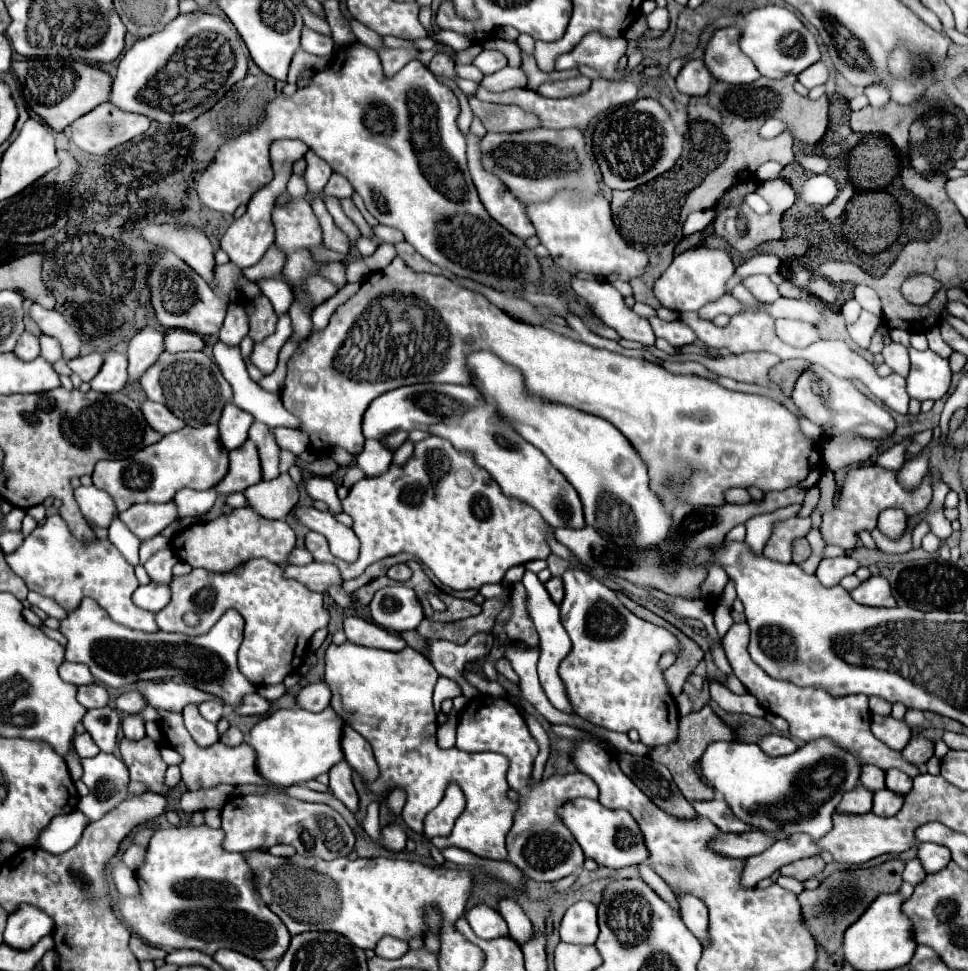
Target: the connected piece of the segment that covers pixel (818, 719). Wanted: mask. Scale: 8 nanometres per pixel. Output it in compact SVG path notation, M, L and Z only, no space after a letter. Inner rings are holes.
M734 623L726 637L722 639L726 657L732 665L732 671L736 677L746 685L748 693L756 695L764 711L784 717L790 723L790 735L802 741L814 741L820 737L832 737L840 747L852 751L858 757L864 757L864 763L872 763L884 771L898 767L904 773L916 777L920 775L920 769L912 763L908 763L900 751L892 751L886 743L880 743L870 731L870 711L868 711L868 697L866 695L846 695L846 697L834 697L828 695L828 691L820 687L796 687L794 683L772 679L764 669L760 669L756 663L752 663L748 655L748 637L750 629L748 623Z

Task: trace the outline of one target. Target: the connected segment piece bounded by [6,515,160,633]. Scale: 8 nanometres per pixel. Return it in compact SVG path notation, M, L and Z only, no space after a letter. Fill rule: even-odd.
M52 515L38 525L24 539L22 547L6 555L6 561L12 571L26 581L28 589L52 597L66 611L72 611L84 597L90 597L98 601L114 623L144 633L160 631L156 627L154 613L132 603L132 593L138 587L138 579L134 575L134 567L122 557L122 553L108 539L94 539L88 543L76 539L60 515Z

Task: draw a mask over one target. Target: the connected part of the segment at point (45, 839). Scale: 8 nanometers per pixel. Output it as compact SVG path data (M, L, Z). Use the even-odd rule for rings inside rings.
M74 811L74 813L68 813L68 815L58 815L40 833L40 839L38 839L36 847L44 849L48 853L54 853L54 855L66 853L68 849L72 849L82 839L82 833L88 827L88 823L90 821L82 811Z

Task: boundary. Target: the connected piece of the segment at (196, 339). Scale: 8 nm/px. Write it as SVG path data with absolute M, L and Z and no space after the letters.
M172 329L166 335L166 351L170 353L180 353L180 351L202 351L204 349L204 339L192 331L182 331L182 329Z

